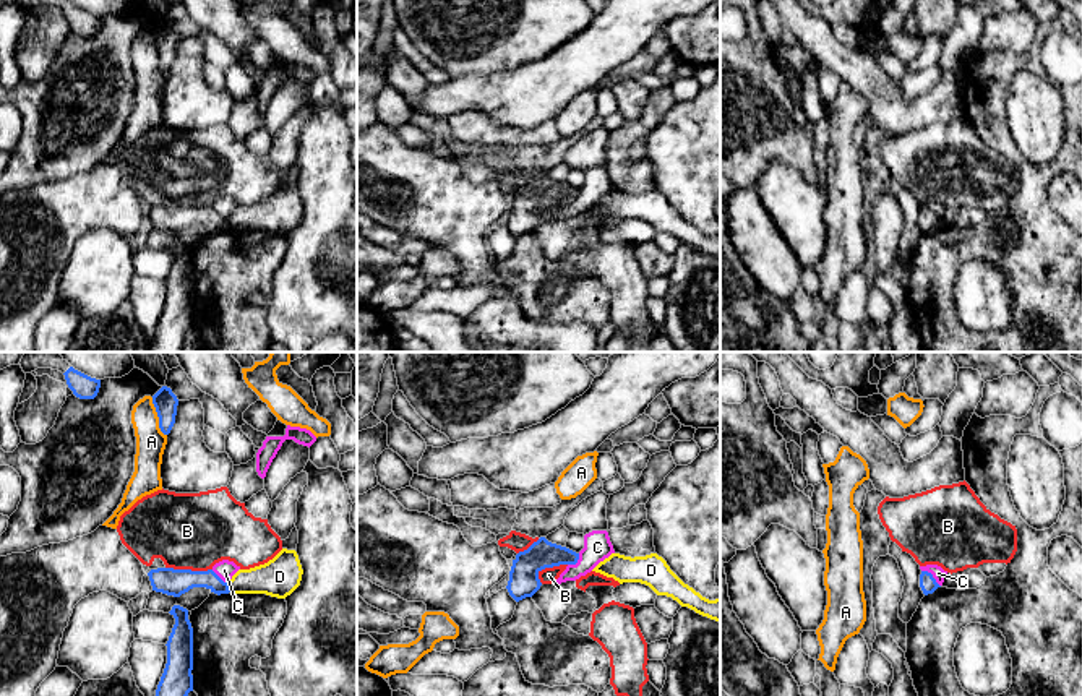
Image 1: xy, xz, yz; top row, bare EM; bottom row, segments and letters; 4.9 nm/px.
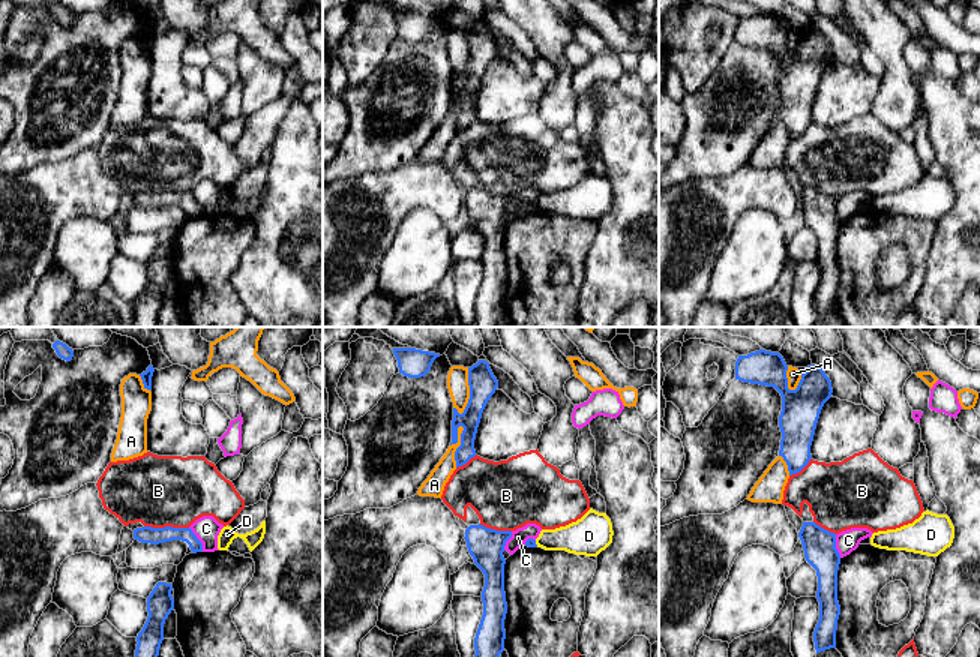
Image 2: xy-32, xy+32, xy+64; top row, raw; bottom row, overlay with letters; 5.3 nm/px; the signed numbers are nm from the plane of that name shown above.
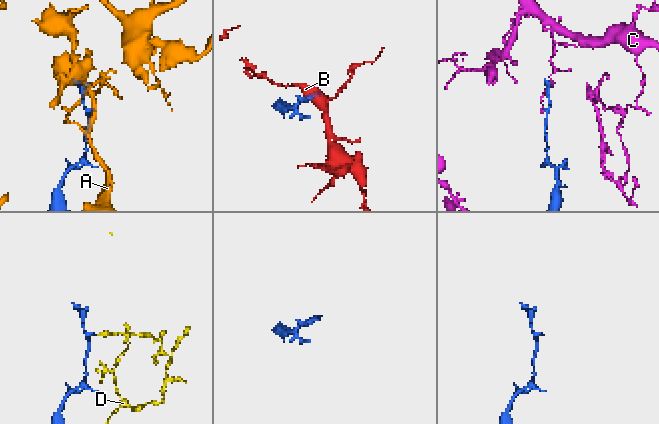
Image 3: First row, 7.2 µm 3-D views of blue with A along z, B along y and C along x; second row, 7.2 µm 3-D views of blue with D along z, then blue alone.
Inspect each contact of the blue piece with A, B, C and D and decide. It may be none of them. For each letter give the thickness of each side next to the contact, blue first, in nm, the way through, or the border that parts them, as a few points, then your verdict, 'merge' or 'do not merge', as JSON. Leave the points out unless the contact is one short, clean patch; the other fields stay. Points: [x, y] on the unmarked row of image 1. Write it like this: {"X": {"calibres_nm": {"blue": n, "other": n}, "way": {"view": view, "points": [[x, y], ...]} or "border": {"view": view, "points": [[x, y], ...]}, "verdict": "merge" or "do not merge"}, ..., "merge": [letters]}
{"A": {"calibres_nm": {"blue": 120, "other": 150}, "verdict": "do not merge"}, "B": {"calibres_nm": {"blue": 130, "other": 380}, "verdict": "do not merge"}, "C": {"calibres_nm": {"blue": 90, "other": 70}, "border": {"view": "yz", "points": [[922, 206], [927, 206], [940, 223]]}, "verdict": "do not merge"}, "D": {"calibres_nm": {"blue": 130, "other": 190}, "border": {"view": "xy", "points": [[226, 219], [231, 227]]}, "verdict": "do not merge"}, "merge": []}

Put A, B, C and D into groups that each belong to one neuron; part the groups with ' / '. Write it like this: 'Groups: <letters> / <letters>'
Groups: A / B / C / D

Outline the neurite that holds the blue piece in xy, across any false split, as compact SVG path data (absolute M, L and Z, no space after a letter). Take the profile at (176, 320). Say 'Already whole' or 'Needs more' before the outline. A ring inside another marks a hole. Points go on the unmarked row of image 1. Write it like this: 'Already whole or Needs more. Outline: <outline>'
Already whole. Outline: M174 242L169 250L175 255L175 261L165 281L167 300L149 352L182 352L185 336L193 328L193 264L188 247Z

